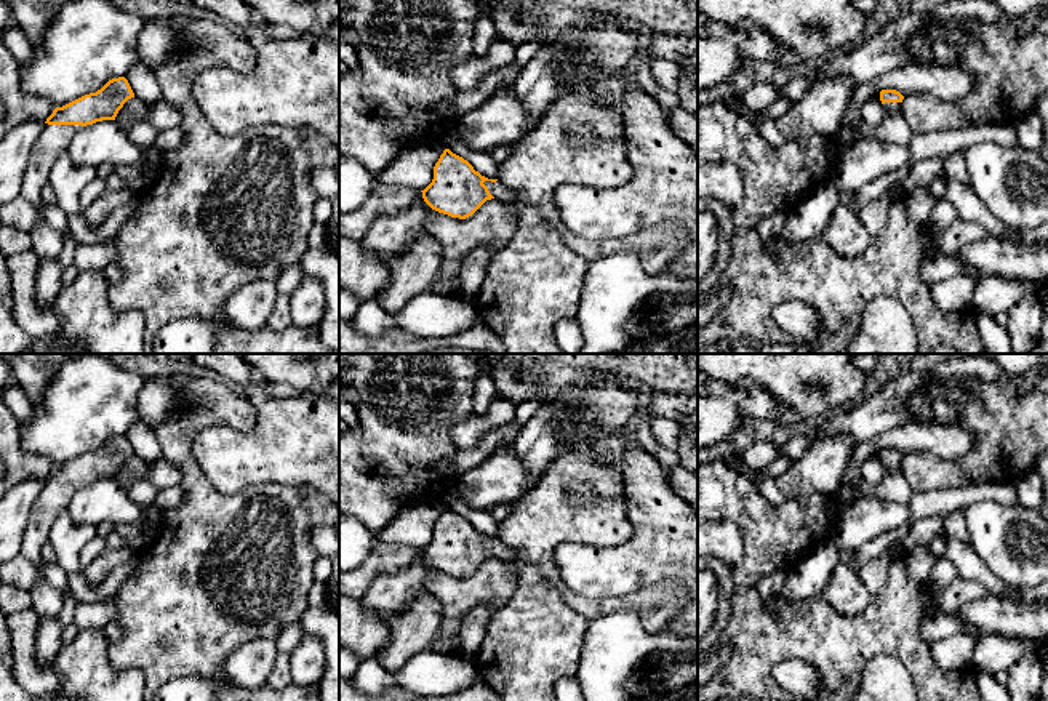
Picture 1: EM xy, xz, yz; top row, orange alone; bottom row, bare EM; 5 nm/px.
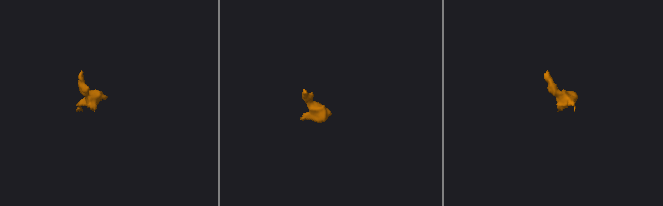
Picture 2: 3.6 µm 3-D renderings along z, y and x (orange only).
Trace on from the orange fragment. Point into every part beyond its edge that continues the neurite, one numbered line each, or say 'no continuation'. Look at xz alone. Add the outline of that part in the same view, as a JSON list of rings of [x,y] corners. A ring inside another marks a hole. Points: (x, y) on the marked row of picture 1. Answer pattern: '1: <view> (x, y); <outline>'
1: xz (535, 280); [[[502,182],[483,184],[494,198],[518,208],[518,221],[512,240],[493,256],[472,304],[482,323],[502,341],[504,354],[563,354],[555,341],[555,325],[562,318],[576,318],[590,261],[570,250],[558,230]]]

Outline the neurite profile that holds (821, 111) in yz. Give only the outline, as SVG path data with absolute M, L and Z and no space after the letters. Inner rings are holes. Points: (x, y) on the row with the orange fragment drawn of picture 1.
M845 77L819 80L781 118L768 118L765 112L749 110L733 93L723 96L723 101L746 117L770 144L778 146L797 138L835 138L854 90L853 82Z

